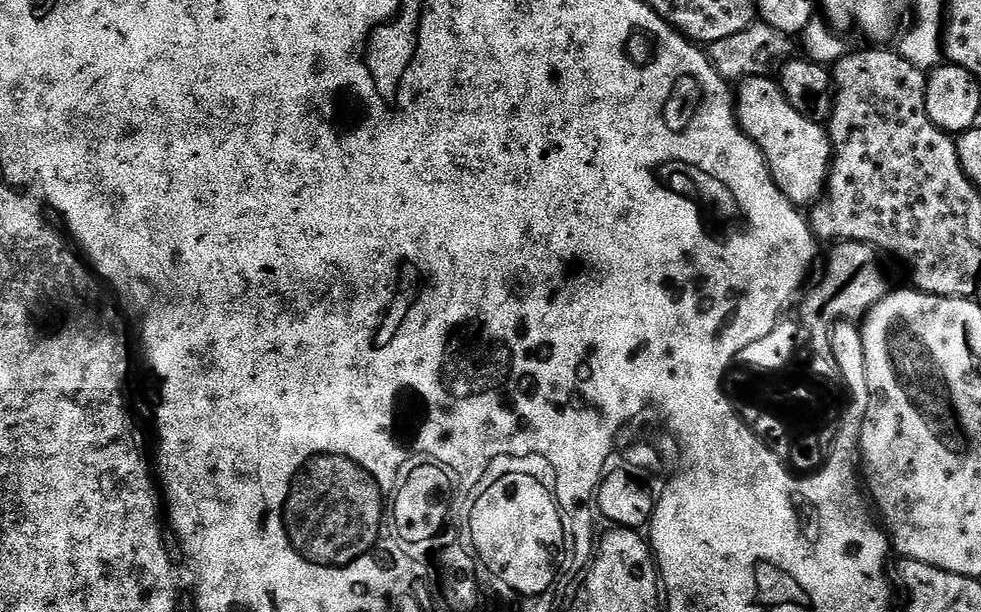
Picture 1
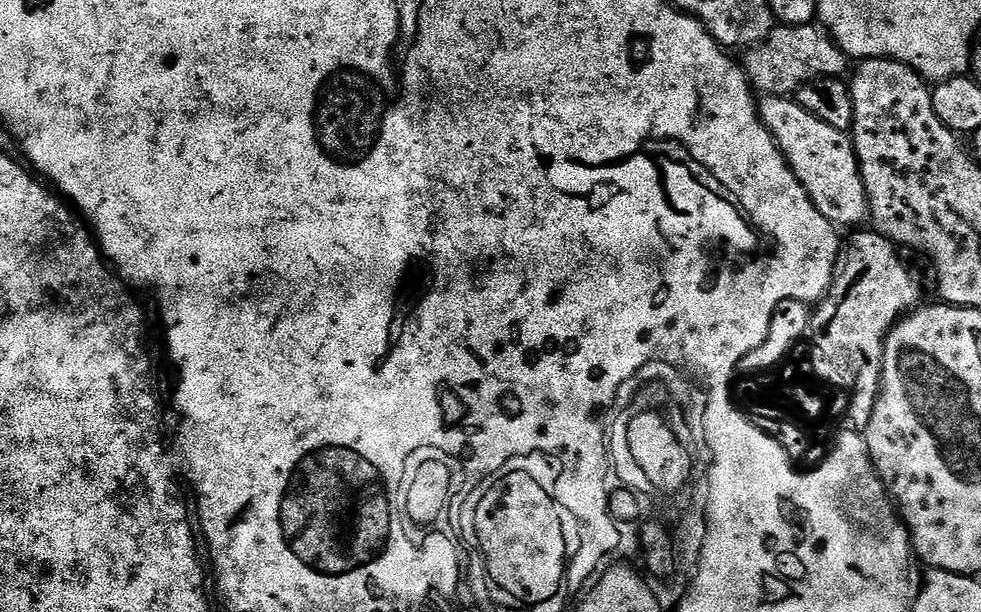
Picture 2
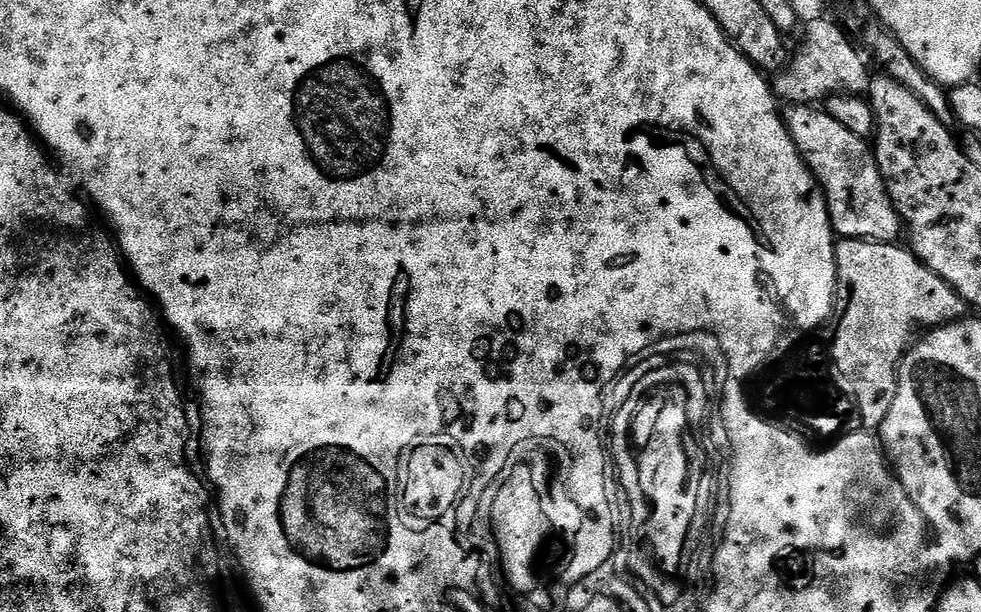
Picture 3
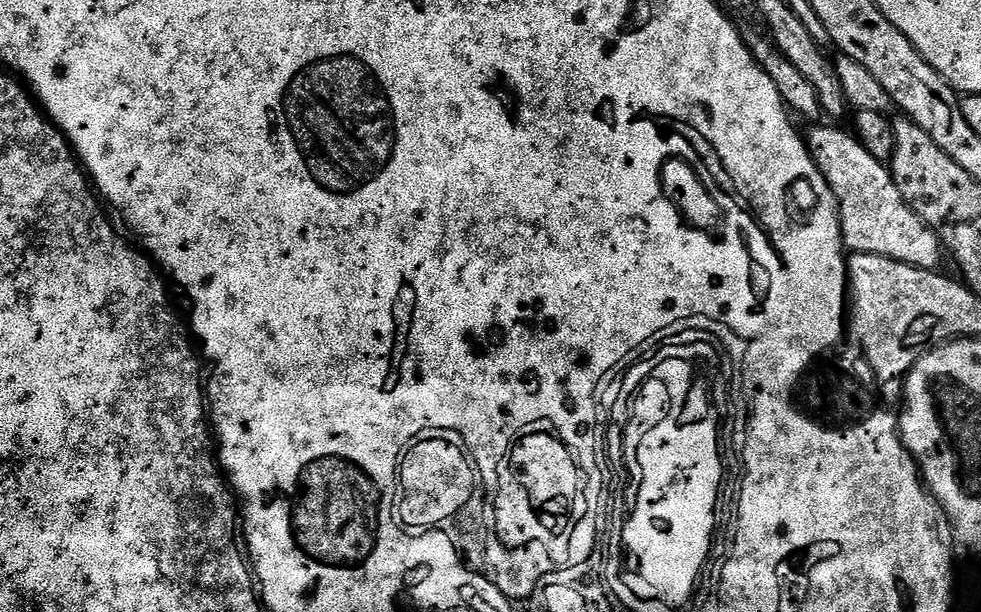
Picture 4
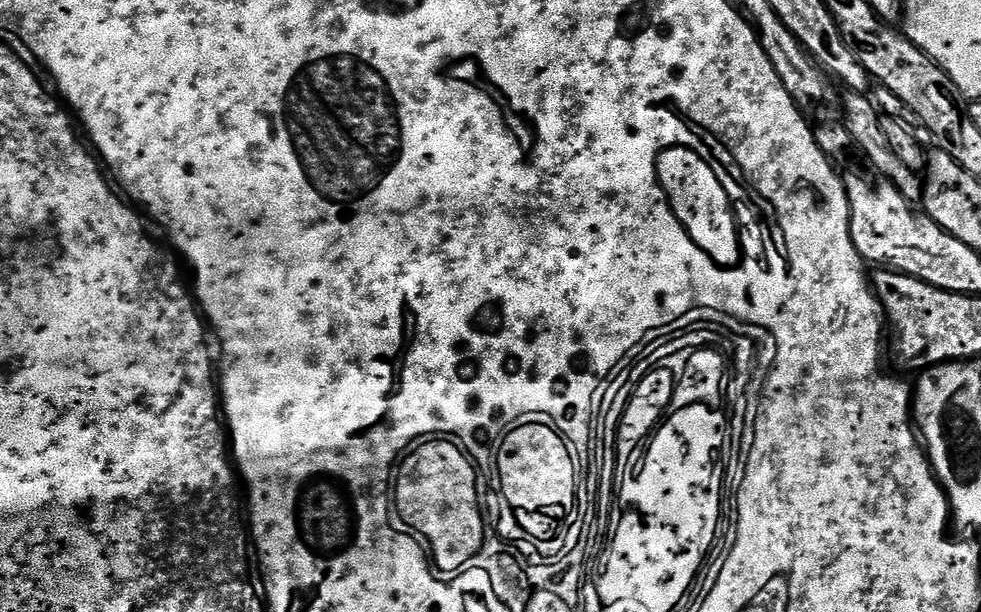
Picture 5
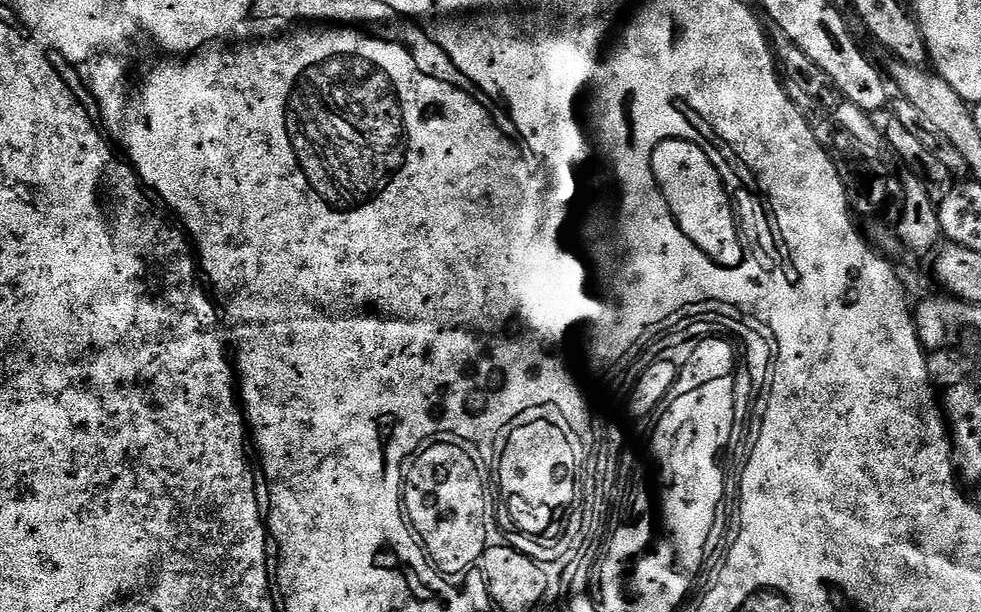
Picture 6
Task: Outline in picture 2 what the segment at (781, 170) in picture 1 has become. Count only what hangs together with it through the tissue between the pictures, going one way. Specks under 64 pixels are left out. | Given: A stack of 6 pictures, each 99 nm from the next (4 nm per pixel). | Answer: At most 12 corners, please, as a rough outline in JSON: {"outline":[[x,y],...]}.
{"outline":[[761,95],[760,121],[817,210],[863,225],[851,135],[795,99]]}

